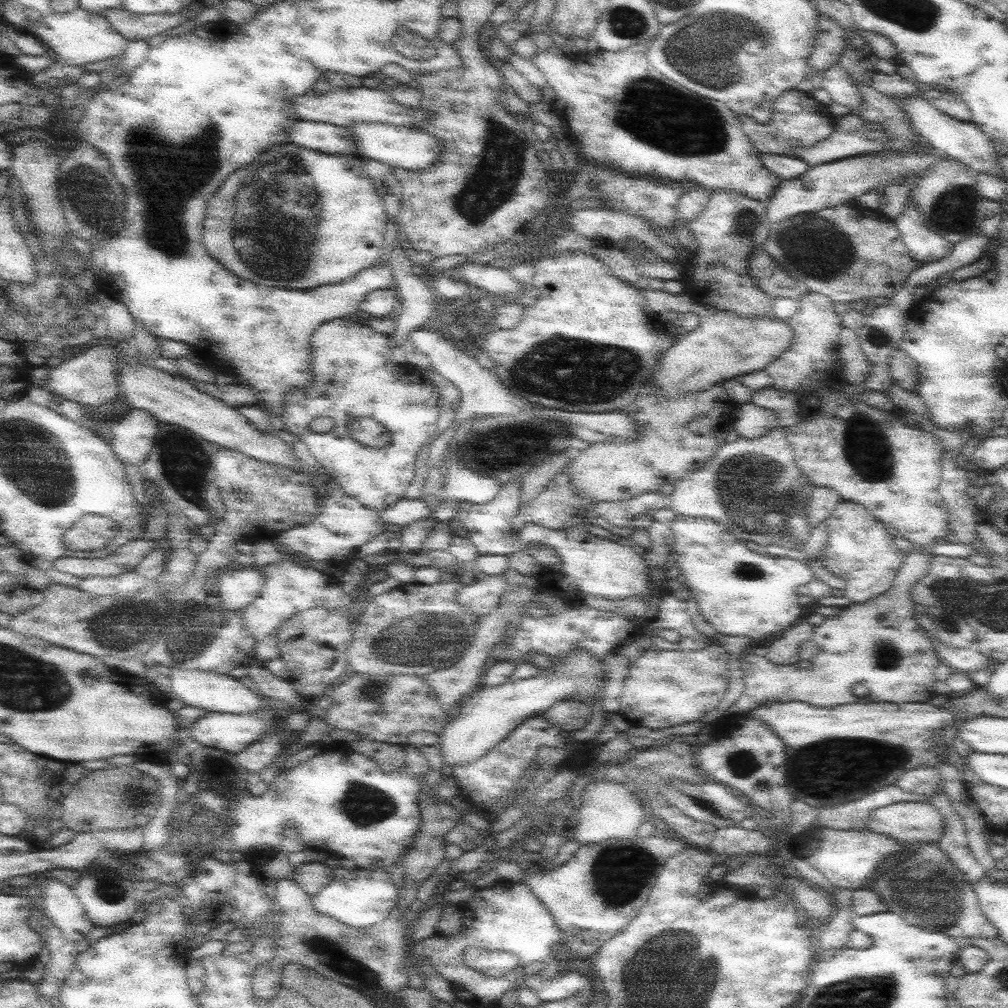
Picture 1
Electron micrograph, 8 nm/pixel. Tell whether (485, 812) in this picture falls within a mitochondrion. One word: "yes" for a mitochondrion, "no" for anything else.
no

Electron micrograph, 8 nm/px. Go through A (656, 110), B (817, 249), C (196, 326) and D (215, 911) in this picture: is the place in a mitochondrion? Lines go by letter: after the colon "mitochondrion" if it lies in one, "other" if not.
A: mitochondrion
B: mitochondrion
C: other
D: other

